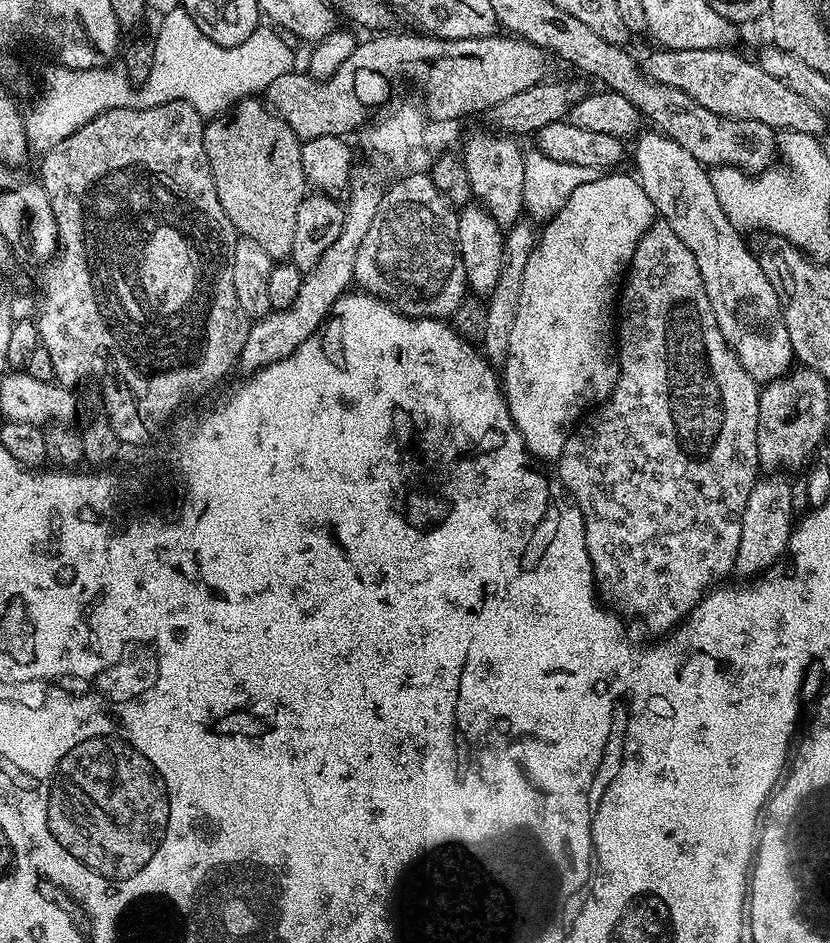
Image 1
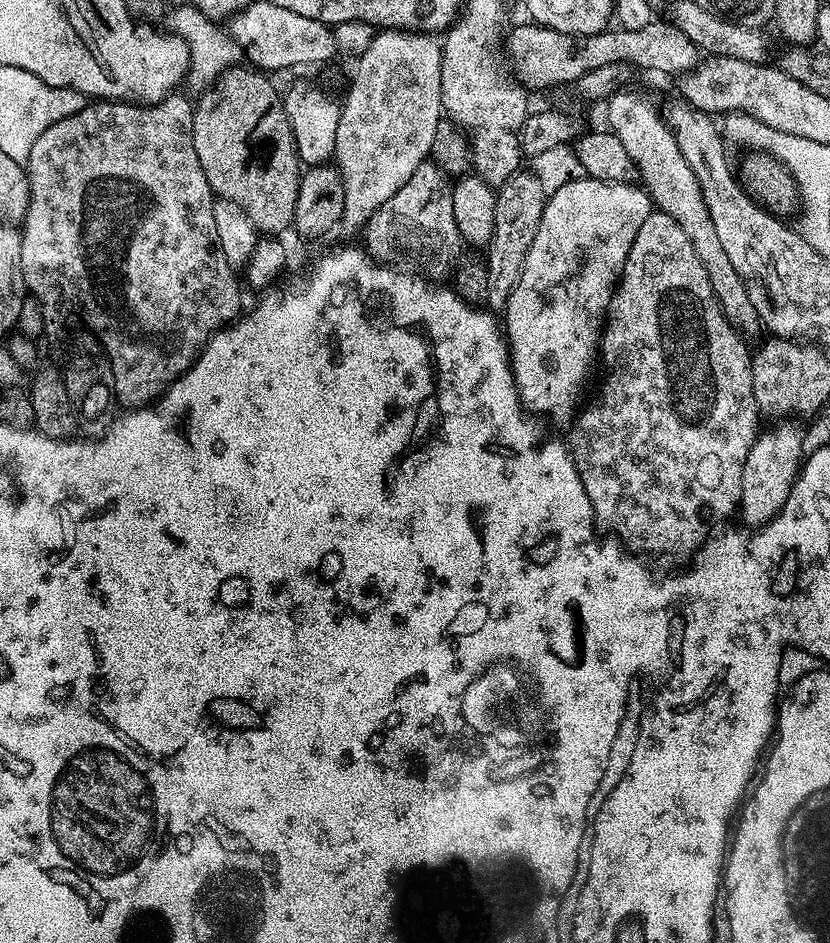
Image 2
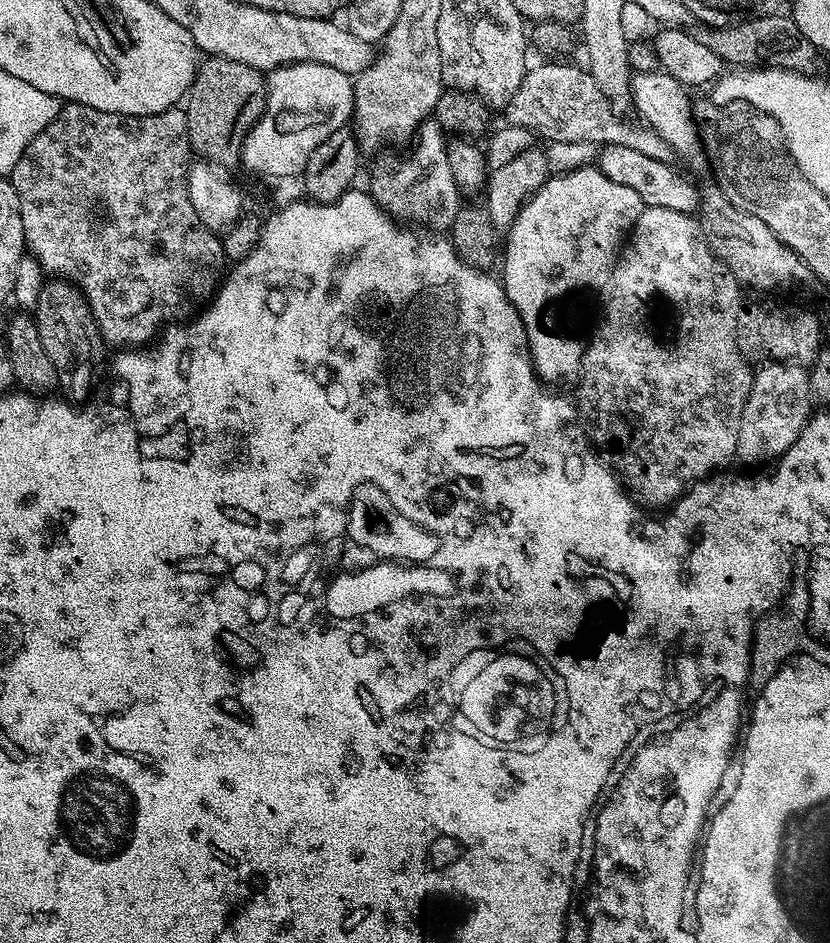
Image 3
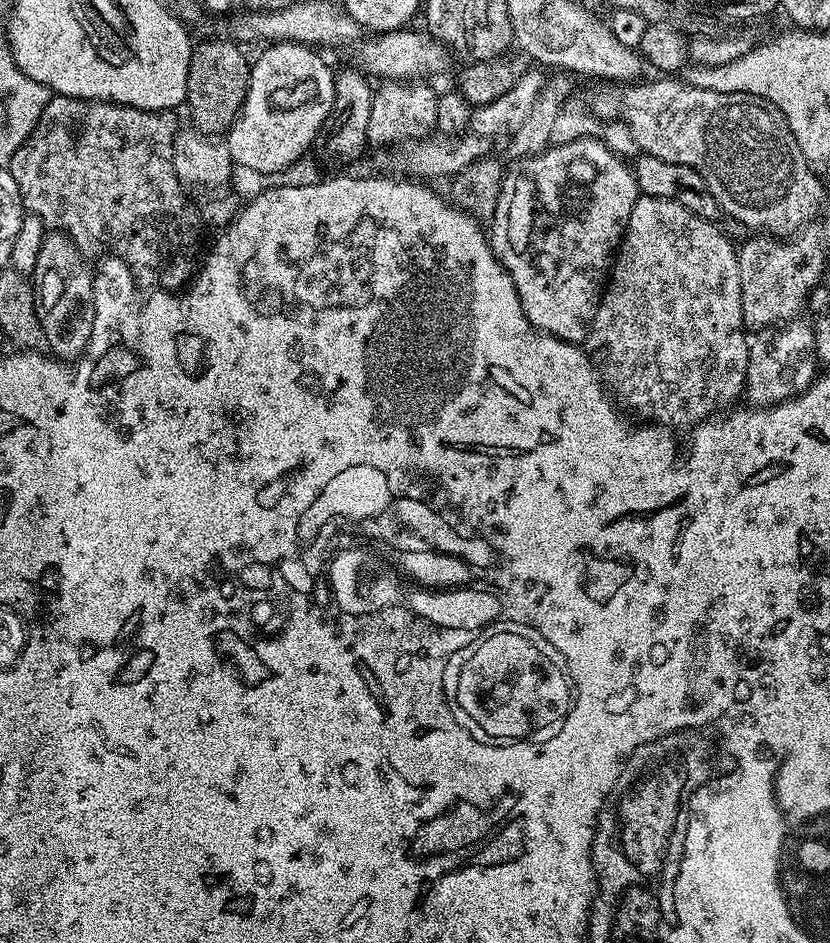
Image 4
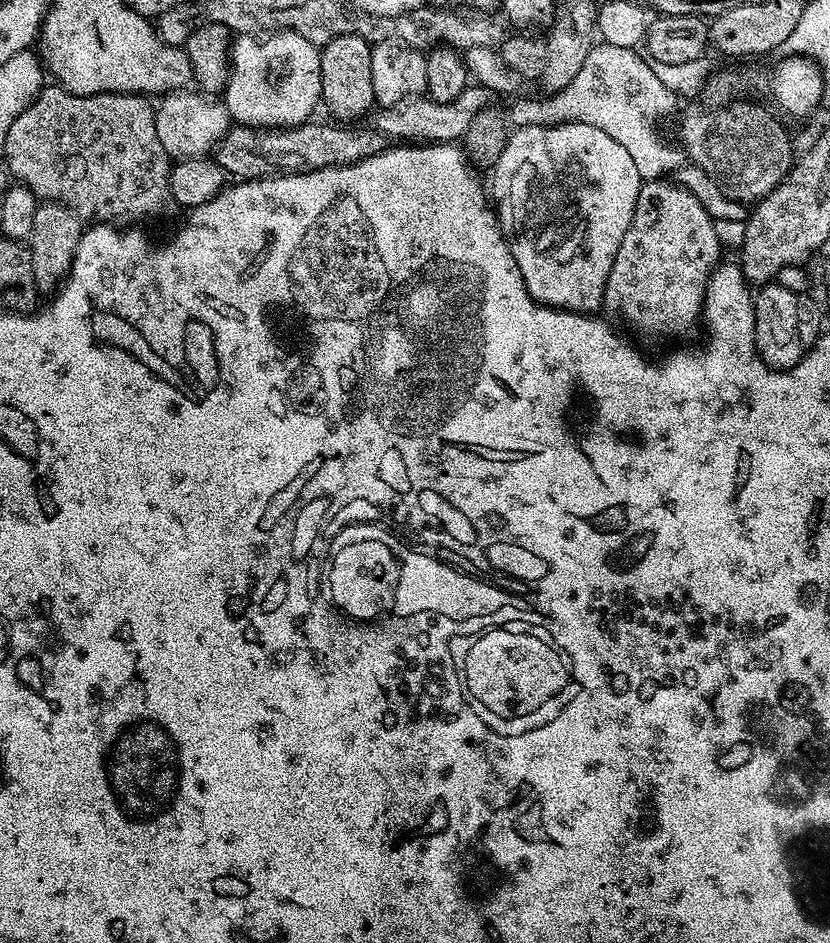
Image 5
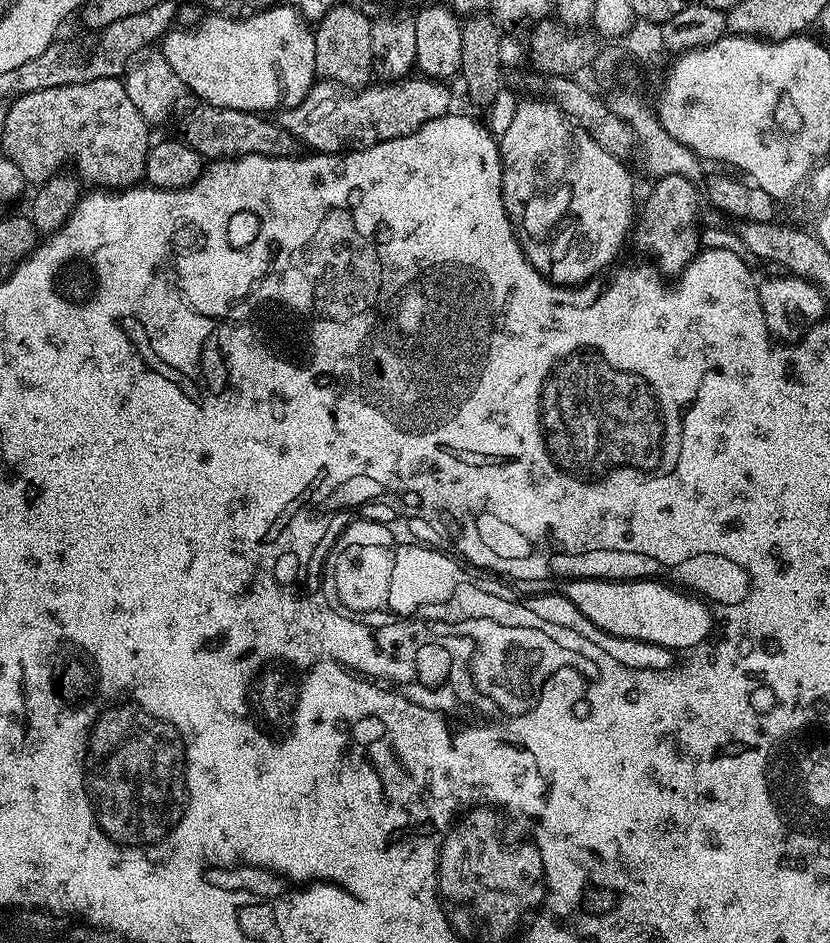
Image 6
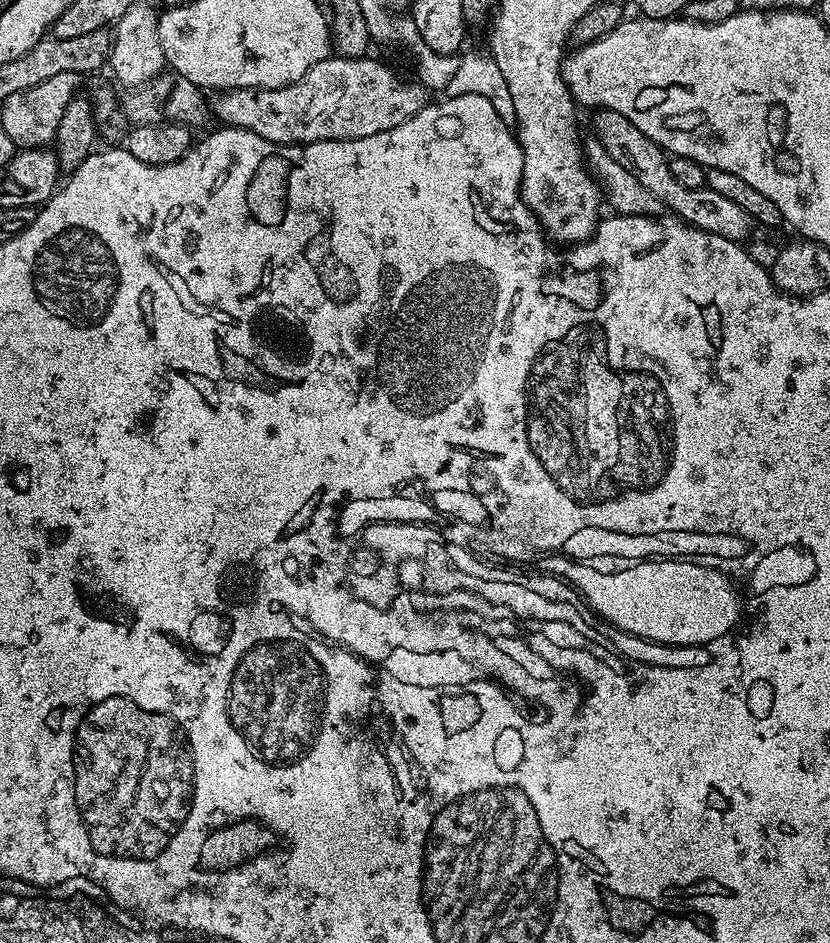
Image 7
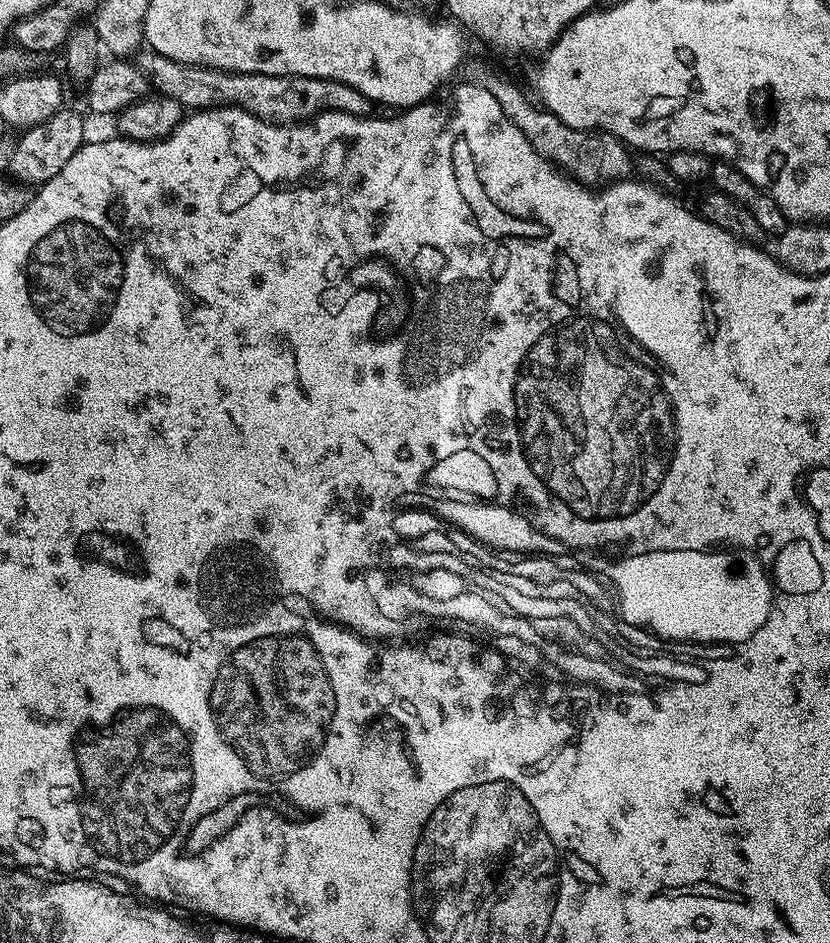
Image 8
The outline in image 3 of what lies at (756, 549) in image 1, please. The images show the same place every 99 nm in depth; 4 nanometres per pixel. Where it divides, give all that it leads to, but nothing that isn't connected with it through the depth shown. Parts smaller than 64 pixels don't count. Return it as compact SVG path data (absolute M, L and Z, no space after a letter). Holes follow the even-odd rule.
M764 362L755 369L738 426L738 460L744 464L767 465L794 446L814 415L808 379L809 369L795 362Z

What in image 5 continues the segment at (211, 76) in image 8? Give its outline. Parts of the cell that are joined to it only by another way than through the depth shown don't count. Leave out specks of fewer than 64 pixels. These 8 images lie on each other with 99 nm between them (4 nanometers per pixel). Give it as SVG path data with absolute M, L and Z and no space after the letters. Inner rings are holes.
M470 86L454 98L454 102L436 102L427 98L413 98L403 104L384 106L375 113L376 131L384 133L389 138L398 136L408 142L456 142L467 134L470 124L478 112L490 104L490 92L481 86Z

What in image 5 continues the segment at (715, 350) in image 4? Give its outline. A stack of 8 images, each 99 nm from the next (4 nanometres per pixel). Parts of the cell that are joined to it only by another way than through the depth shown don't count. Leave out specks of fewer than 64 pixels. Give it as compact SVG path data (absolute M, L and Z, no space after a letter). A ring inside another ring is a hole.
M645 179L638 190L638 202L634 218L630 218L630 230L618 246L618 258L610 266L610 278L604 287L605 309L621 316L630 327L644 336L680 336L702 320L704 295L712 270L721 263L720 236L716 233L717 221L694 198L690 190L671 179Z

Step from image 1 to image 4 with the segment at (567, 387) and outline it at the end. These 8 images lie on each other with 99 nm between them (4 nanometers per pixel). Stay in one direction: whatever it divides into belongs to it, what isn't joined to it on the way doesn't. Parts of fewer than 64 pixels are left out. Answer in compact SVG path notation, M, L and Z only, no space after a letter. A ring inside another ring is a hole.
M581 138L568 143L553 143L551 146L539 152L536 156L525 156L507 165L500 183L497 209L490 221L490 243L492 253L500 260L510 274L514 286L518 290L518 298L522 302L522 310L526 318L540 332L550 334L559 340L568 340L571 344L580 344L589 339L594 322L594 314L598 310L600 300L604 296L606 281L610 275L610 269L614 263L614 257L619 249L621 240L624 239L624 228L628 225L630 210L634 210L634 202L638 195L636 187L636 174L631 167L624 165L625 161L619 155L612 152L603 144L600 138Z

